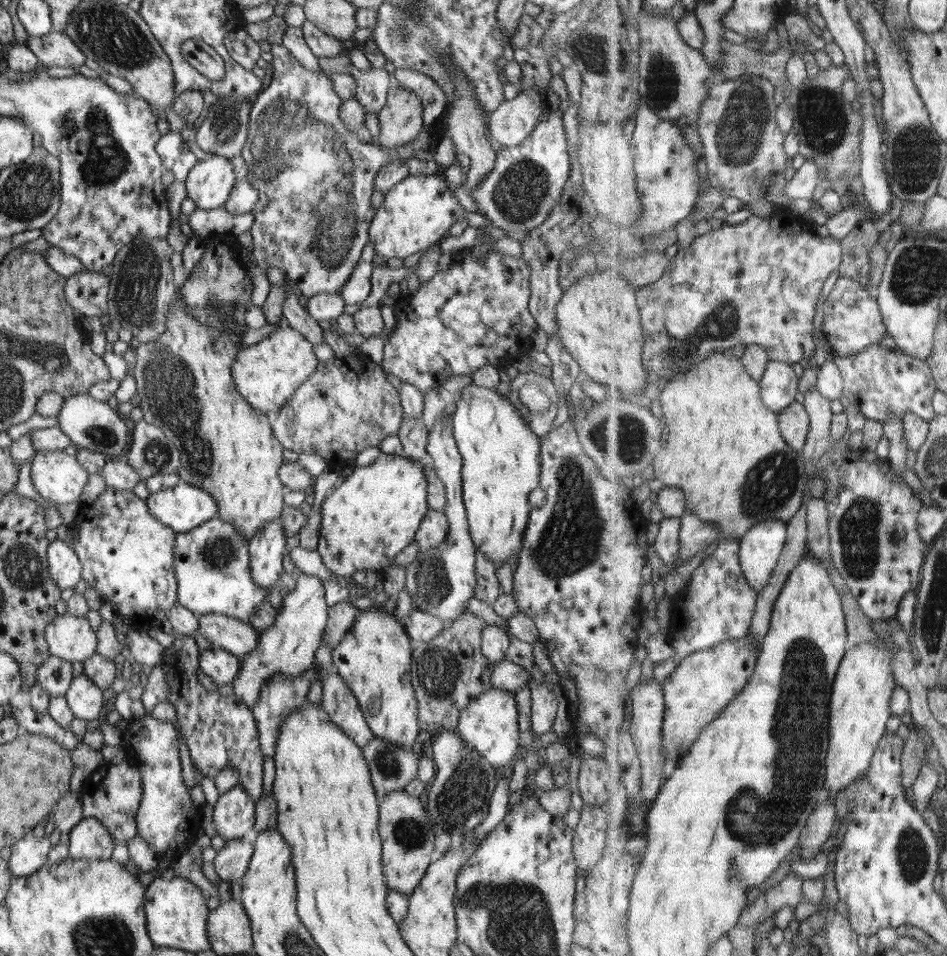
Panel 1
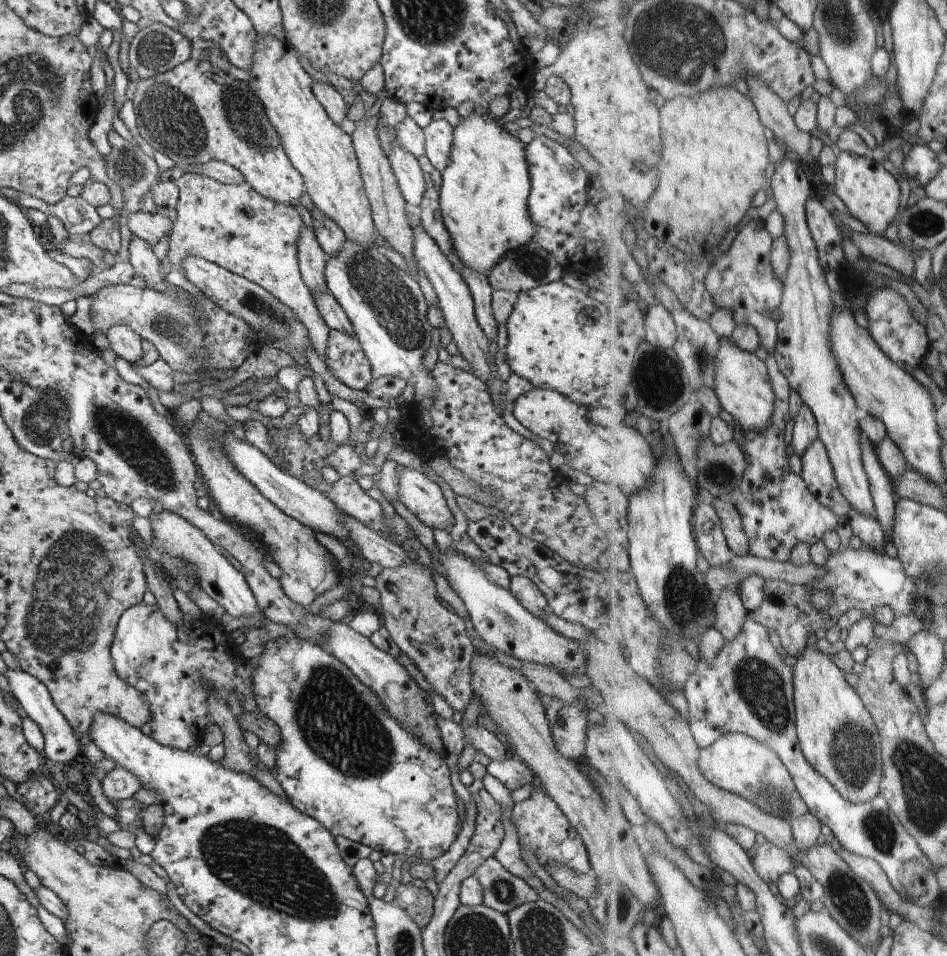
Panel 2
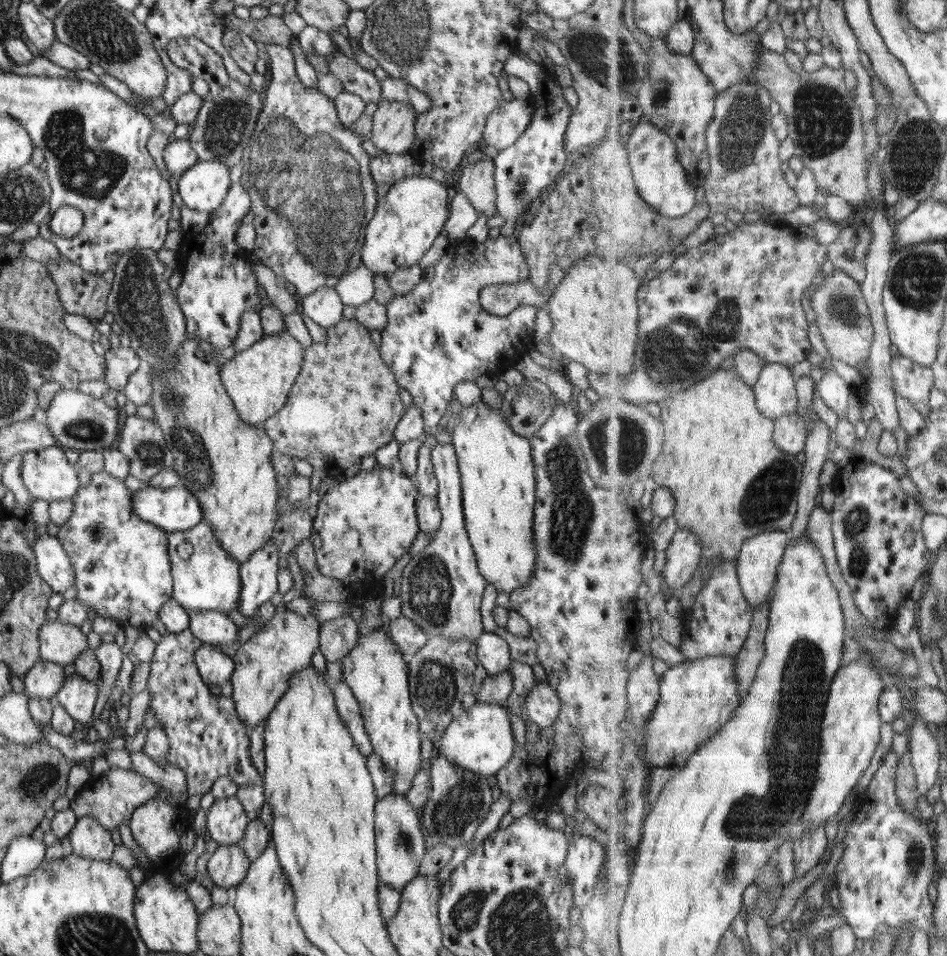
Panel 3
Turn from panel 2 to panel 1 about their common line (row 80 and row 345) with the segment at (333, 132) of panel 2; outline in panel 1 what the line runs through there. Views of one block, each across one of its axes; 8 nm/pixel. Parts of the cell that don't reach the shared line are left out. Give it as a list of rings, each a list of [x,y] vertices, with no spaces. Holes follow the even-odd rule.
[[[287,325],[277,328],[263,340],[242,348],[235,357],[231,367],[236,391],[254,410],[278,414],[317,369],[319,361],[312,348],[313,344],[299,330]]]

